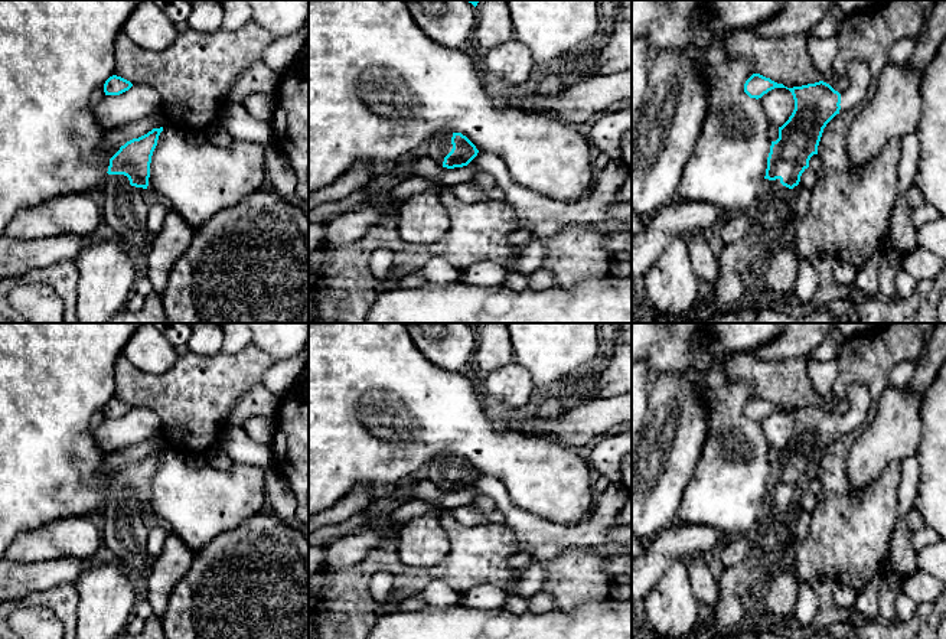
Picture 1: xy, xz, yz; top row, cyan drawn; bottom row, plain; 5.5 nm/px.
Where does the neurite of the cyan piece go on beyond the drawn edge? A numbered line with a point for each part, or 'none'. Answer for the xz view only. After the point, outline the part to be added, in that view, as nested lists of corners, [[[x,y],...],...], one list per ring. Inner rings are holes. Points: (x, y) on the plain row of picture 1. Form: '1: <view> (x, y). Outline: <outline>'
1: xz (439, 469). Outline: [[[438,456],[438,457],[434,457],[427,464],[427,479],[441,490],[443,490],[444,480],[453,472],[451,460],[453,460],[453,456],[446,456],[446,457]]]

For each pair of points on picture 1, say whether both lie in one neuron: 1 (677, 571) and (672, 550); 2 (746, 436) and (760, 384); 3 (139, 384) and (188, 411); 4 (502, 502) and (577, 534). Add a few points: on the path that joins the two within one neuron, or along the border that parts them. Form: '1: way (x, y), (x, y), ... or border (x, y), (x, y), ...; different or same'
1: border (685, 563), (675, 563), (652, 589); different
2: border (727, 378), (741, 381), (756, 395); different
3: way (150, 391), (169, 394), (176, 400); same
4: way (519, 521), (532, 534), (558, 534); same

